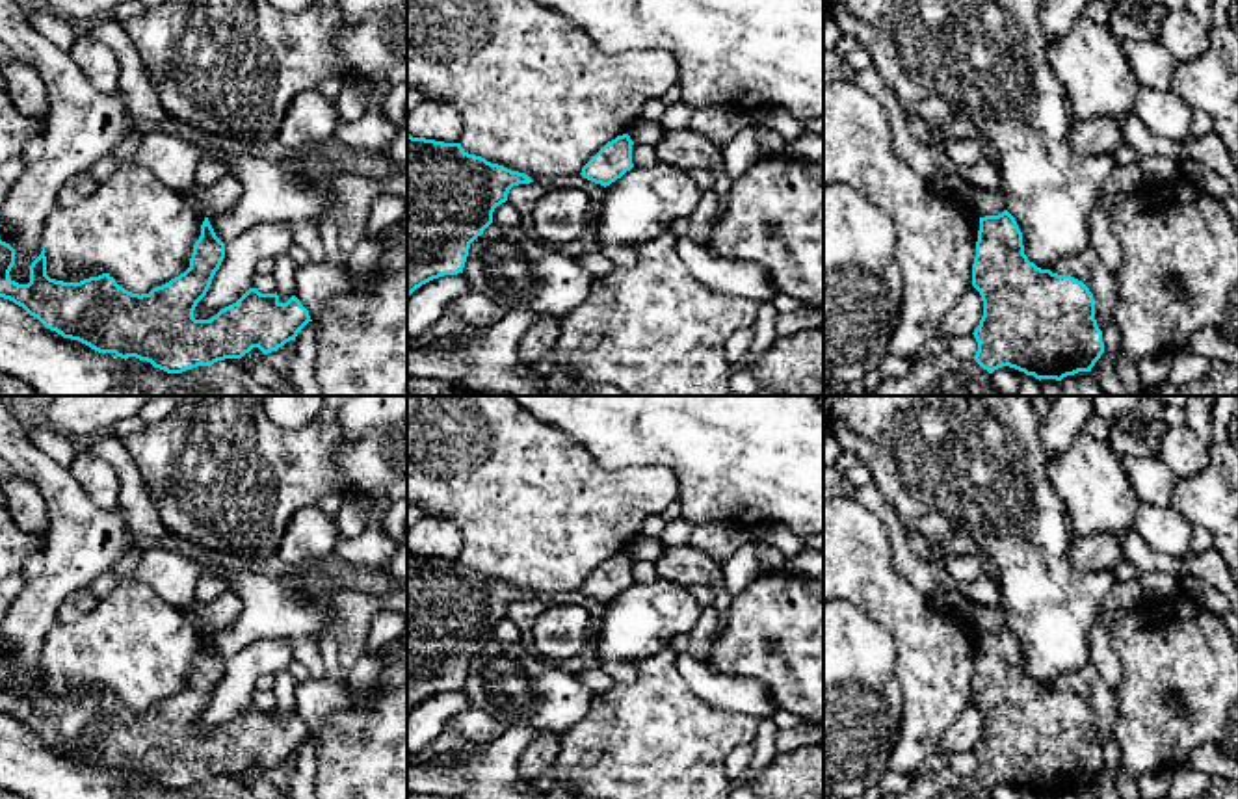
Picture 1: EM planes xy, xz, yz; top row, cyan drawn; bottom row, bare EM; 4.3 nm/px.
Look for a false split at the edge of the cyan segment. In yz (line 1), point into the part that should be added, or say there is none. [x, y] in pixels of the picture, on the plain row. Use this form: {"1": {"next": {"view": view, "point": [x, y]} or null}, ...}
{"1": {"next": null}}

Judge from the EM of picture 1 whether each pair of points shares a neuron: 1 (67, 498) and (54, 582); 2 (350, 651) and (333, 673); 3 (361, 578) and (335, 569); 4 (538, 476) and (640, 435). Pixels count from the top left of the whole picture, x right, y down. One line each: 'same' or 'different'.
1: same
2: different
3: same
4: different

